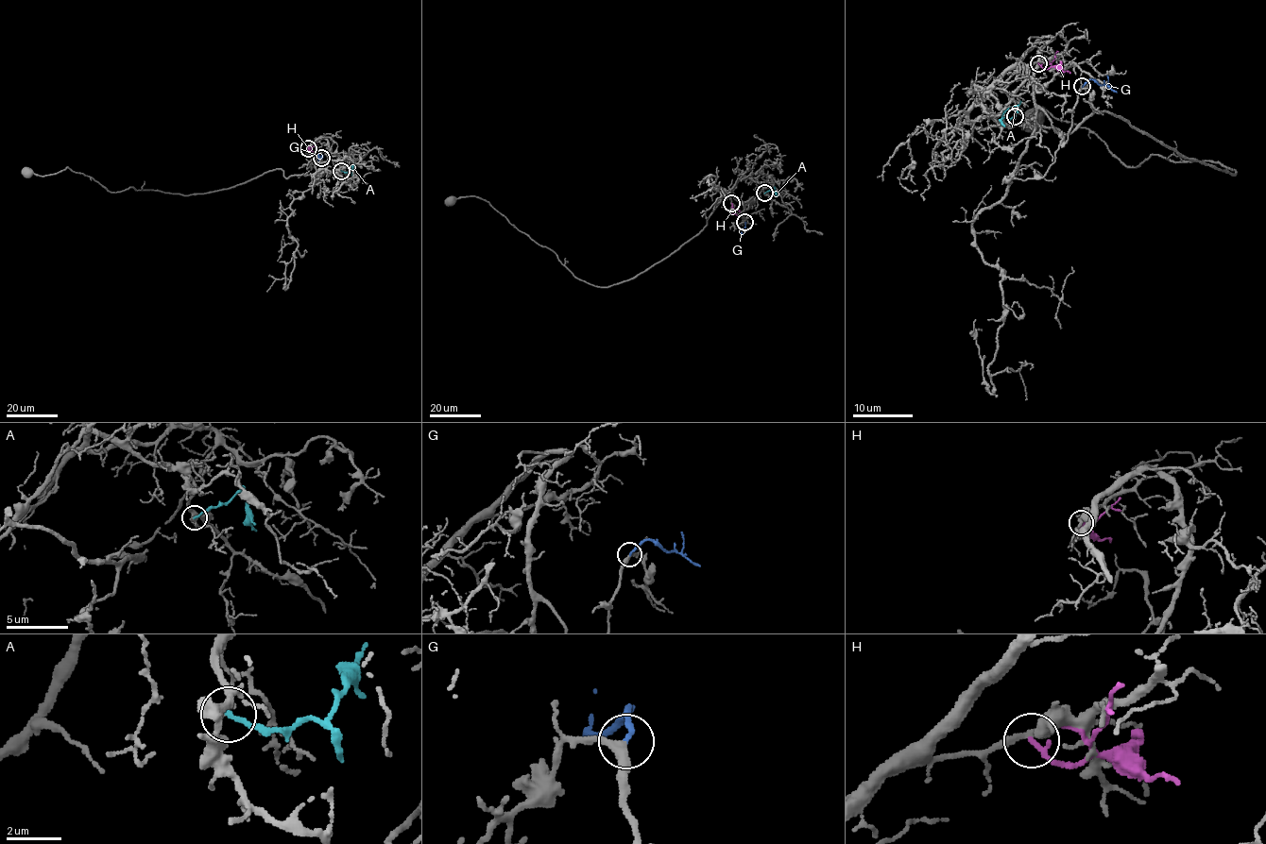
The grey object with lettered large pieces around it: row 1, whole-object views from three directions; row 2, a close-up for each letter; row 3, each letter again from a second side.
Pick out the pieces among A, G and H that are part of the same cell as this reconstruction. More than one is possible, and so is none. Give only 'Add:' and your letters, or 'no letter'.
Add: G

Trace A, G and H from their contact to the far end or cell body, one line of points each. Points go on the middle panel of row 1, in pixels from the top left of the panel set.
A: (764, 193), (774, 188), (777, 196)
G: (745, 222), (742, 237)
H: (731, 203), (738, 217)

